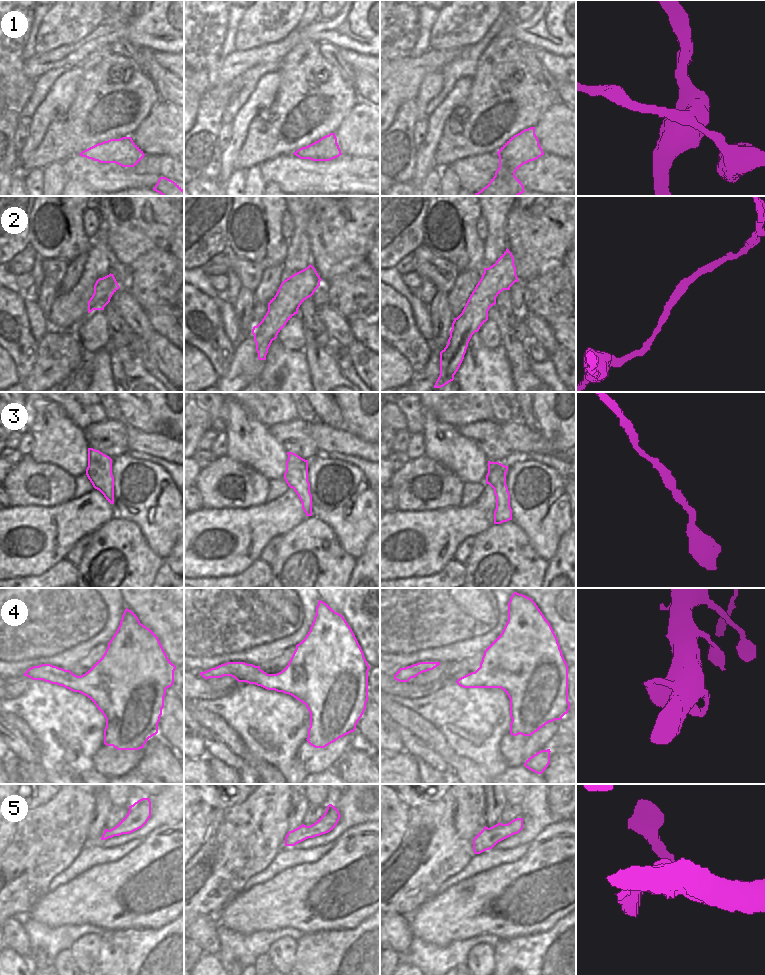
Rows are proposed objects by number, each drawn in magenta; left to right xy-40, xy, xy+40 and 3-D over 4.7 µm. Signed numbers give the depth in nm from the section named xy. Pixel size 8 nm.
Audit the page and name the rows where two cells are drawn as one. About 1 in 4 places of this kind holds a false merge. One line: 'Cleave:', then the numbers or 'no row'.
Cleave: 1.

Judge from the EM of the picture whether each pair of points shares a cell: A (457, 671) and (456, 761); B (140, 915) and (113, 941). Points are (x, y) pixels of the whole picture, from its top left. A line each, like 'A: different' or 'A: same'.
A: different
B: different

